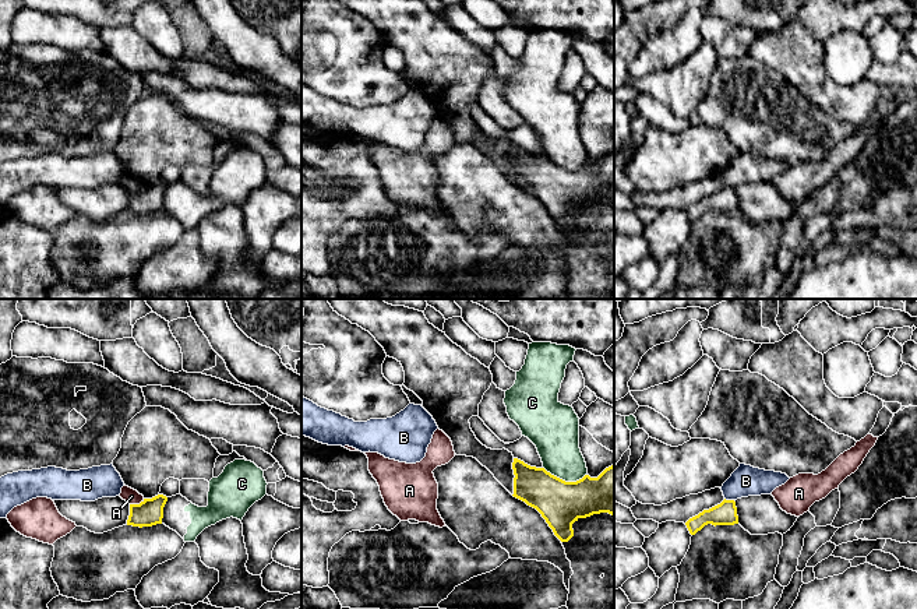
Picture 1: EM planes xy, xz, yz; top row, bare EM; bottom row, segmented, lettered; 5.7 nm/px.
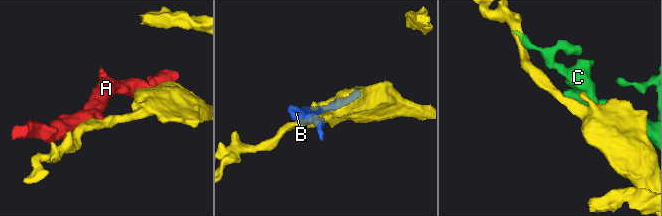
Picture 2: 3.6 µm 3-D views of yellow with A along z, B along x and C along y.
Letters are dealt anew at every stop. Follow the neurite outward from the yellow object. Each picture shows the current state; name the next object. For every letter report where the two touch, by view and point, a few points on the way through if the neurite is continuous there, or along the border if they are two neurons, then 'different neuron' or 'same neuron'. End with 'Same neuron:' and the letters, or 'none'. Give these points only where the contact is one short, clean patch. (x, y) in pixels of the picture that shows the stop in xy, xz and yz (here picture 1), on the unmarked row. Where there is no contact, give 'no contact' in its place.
A: xy (137, 192) | different neuron
B: yz (729, 187) | along yz (725, 185), (733, 187) | different neuron
C: xz (564, 168) | different neuron
Same neuron: none

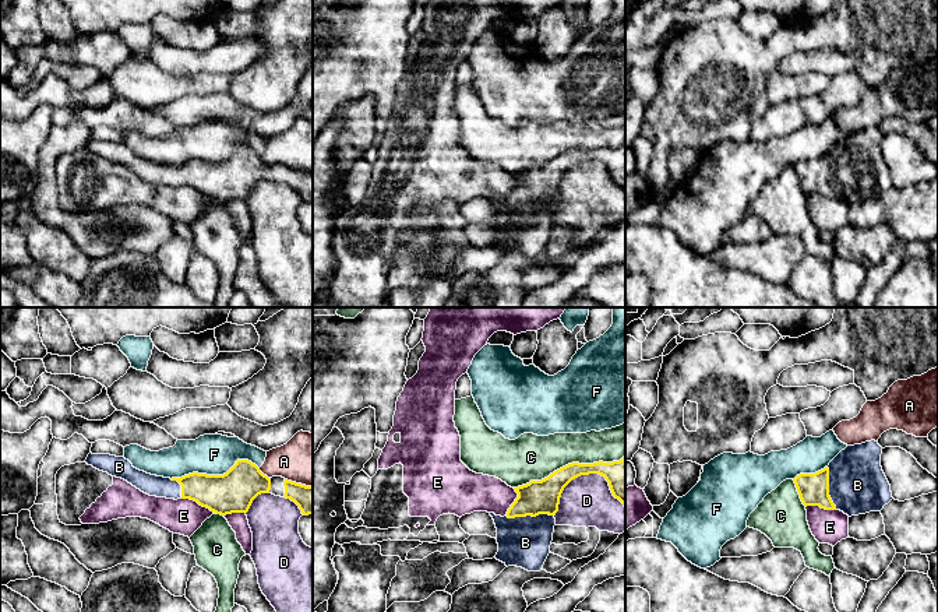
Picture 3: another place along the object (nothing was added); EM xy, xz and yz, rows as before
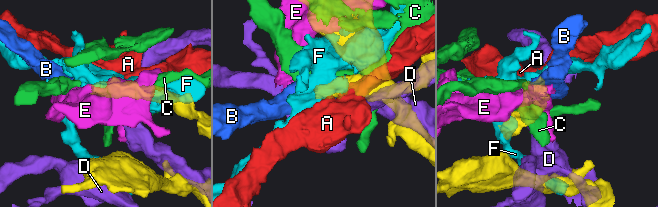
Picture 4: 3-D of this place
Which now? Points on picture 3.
A: xy (263, 161) | different neuron
B: xz (529, 201) | same neuron
C: xz (568, 151) | different neuron
D: xz (585, 161) | different neuron
E: xy (198, 190) | along xy (182, 185), (196, 187), (214, 200) | different neuron
F: xy (214, 162) | different neuron
Same neuron: B

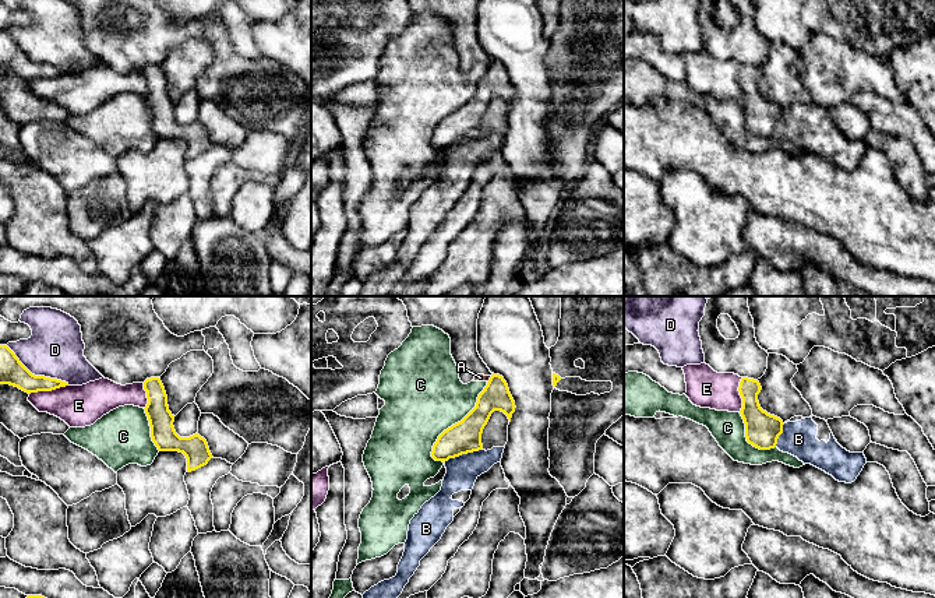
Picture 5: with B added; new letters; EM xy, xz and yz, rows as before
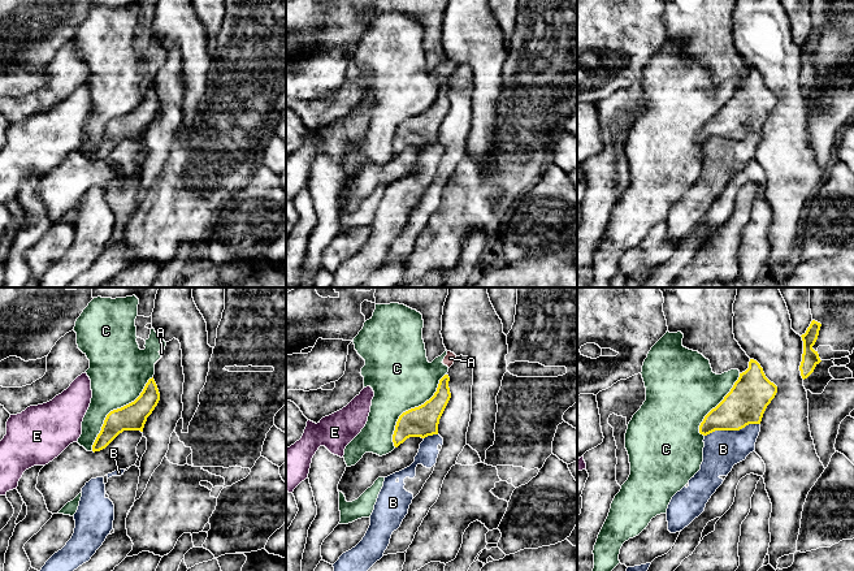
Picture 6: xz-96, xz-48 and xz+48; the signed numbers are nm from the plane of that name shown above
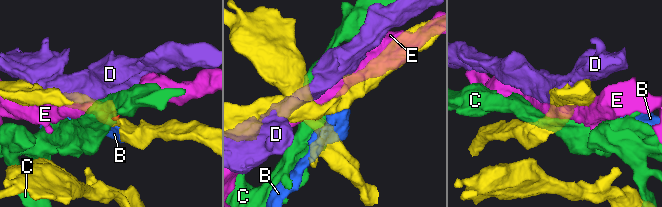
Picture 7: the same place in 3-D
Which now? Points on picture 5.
A: xz (489, 67) | along xz (491, 63), (487, 70) | different neuron
B: xz (462, 140) | along xz (480, 136), (450, 144), (444, 150) | different neuron
C: xz (455, 111) | different neuron
D: xy (36, 63) | different neuron
E: xy (48, 77) | different neuron
Same neuron: none

